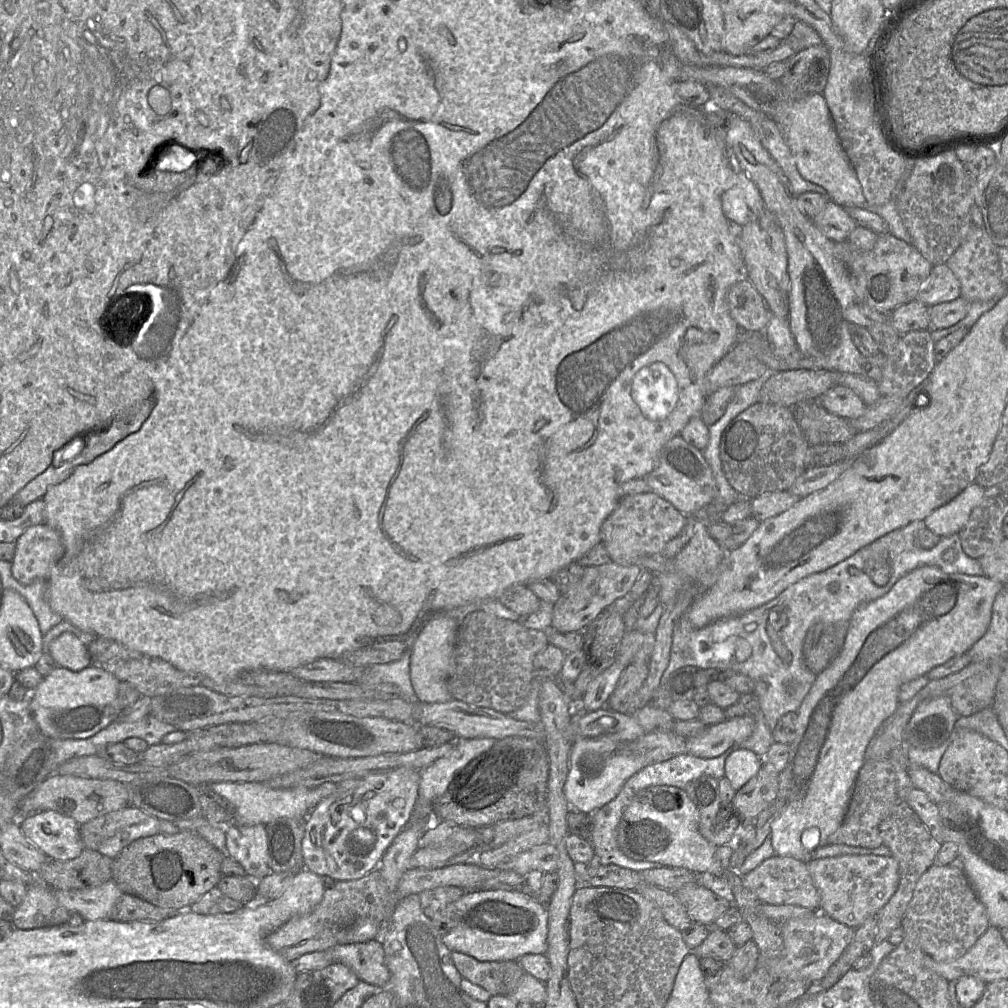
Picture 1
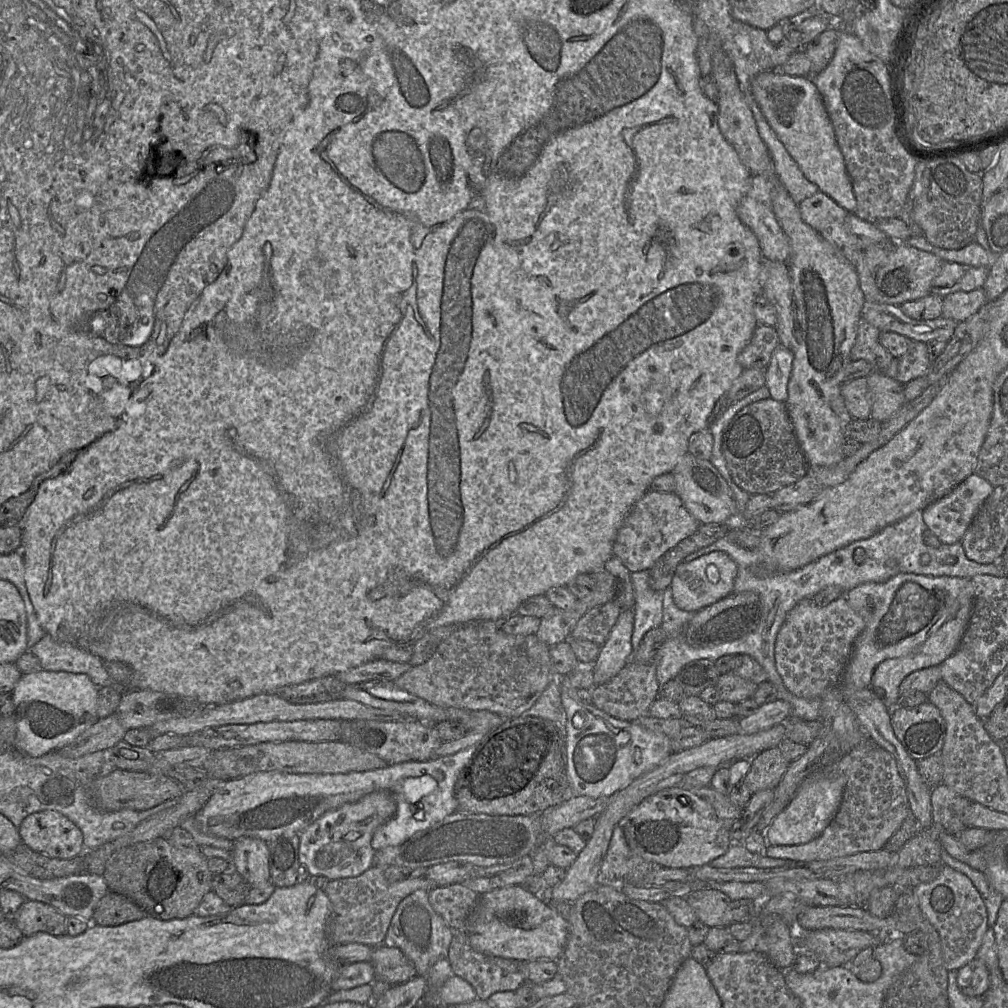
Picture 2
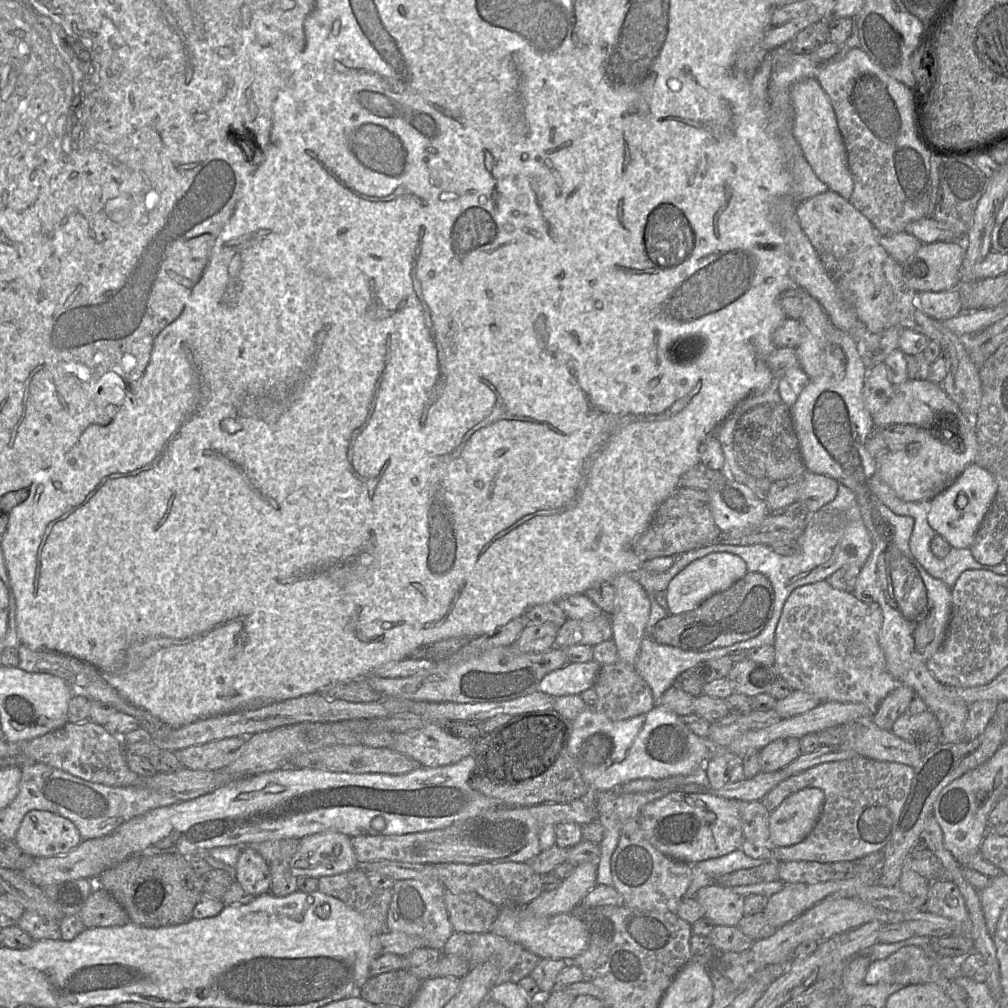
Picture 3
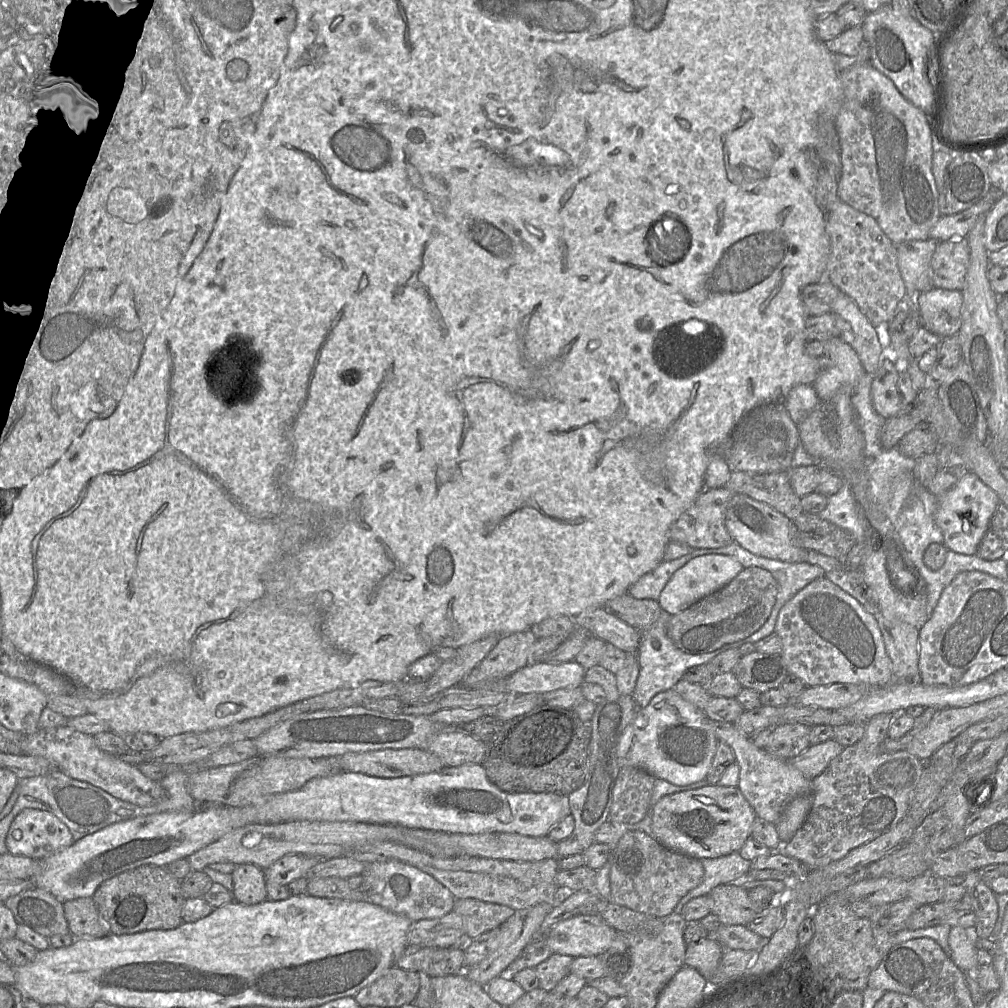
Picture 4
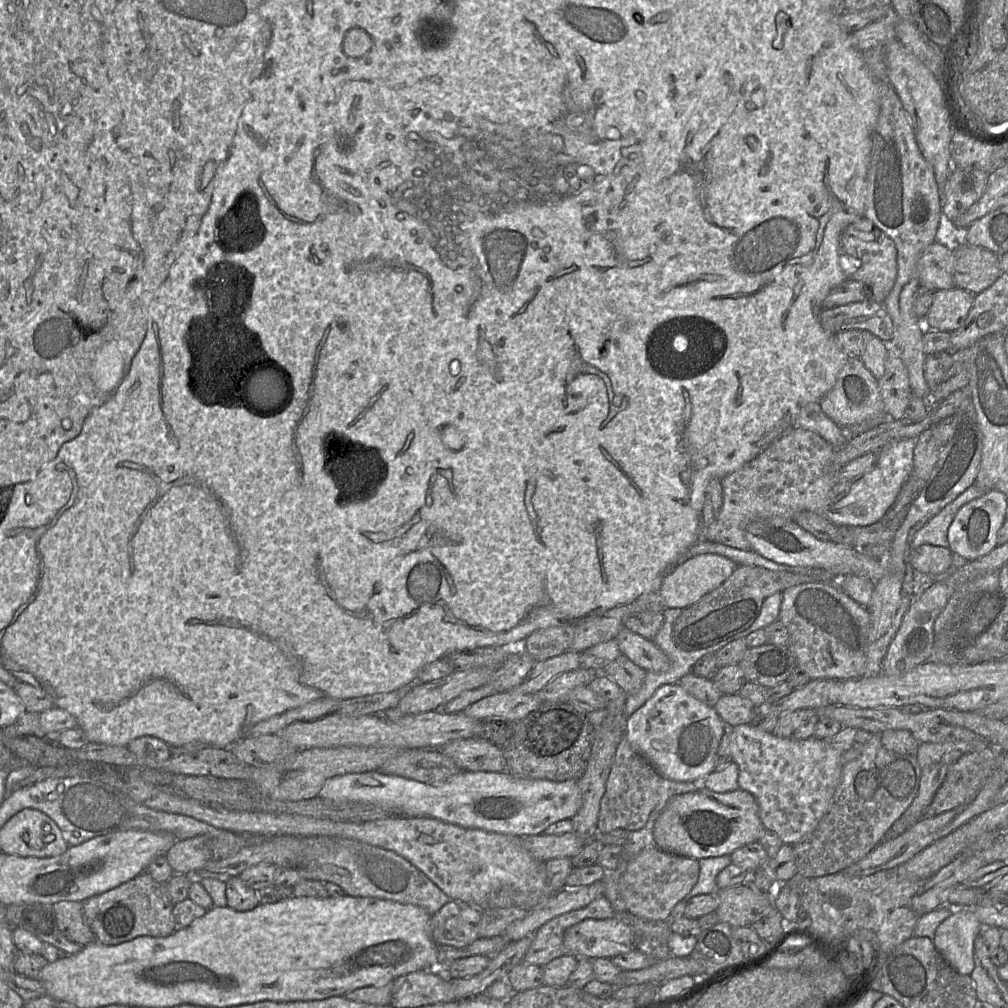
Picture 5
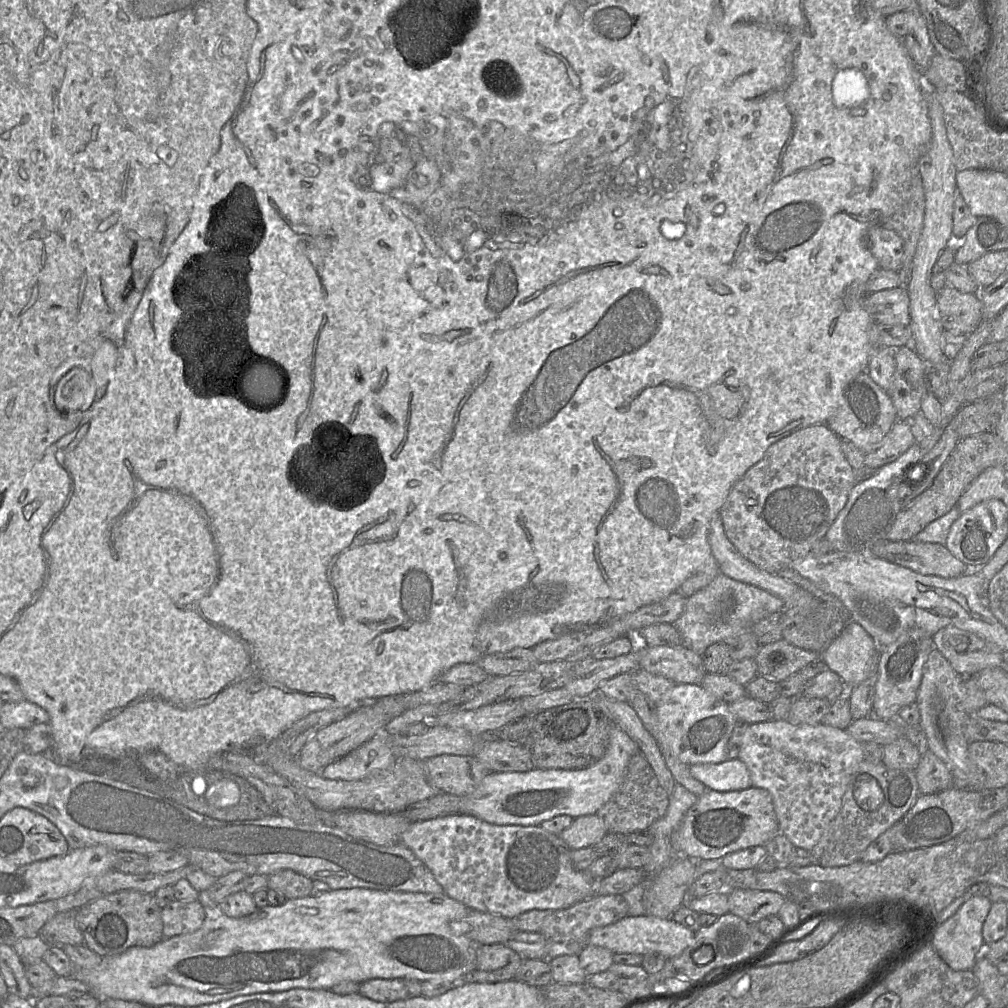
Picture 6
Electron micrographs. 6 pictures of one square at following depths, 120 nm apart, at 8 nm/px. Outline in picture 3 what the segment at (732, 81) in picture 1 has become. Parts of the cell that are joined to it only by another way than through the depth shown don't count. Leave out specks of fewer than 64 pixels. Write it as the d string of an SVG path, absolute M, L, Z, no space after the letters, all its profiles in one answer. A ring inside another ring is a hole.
M809 78L791 87L790 99L794 111L793 134L804 157L829 190L849 200L854 188L853 178L848 166L847 151L828 95L817 79Z

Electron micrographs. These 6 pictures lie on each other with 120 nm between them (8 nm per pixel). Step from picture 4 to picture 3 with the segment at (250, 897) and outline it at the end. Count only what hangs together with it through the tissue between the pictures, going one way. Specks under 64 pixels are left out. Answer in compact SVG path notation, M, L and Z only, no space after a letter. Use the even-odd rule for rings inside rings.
M245 846L241 849L234 867L234 881L255 897L269 892L271 883L269 864L253 847Z

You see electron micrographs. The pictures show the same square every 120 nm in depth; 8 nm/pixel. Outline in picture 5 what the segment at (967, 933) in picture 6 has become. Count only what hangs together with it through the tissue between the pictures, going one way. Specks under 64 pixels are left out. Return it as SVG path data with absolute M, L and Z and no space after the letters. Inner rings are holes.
M973 908L954 909L936 929L933 943L944 960L962 975L972 973L974 963L974 941L983 925Z

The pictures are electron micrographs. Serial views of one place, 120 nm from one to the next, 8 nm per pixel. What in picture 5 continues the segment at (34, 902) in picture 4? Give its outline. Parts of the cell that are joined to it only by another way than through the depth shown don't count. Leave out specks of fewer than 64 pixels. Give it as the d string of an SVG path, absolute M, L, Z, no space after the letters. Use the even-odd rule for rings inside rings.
M22 903L6 907L7 923L12 928L23 928L42 942L51 944L67 955L80 952L80 944L68 940L59 930L52 904Z

